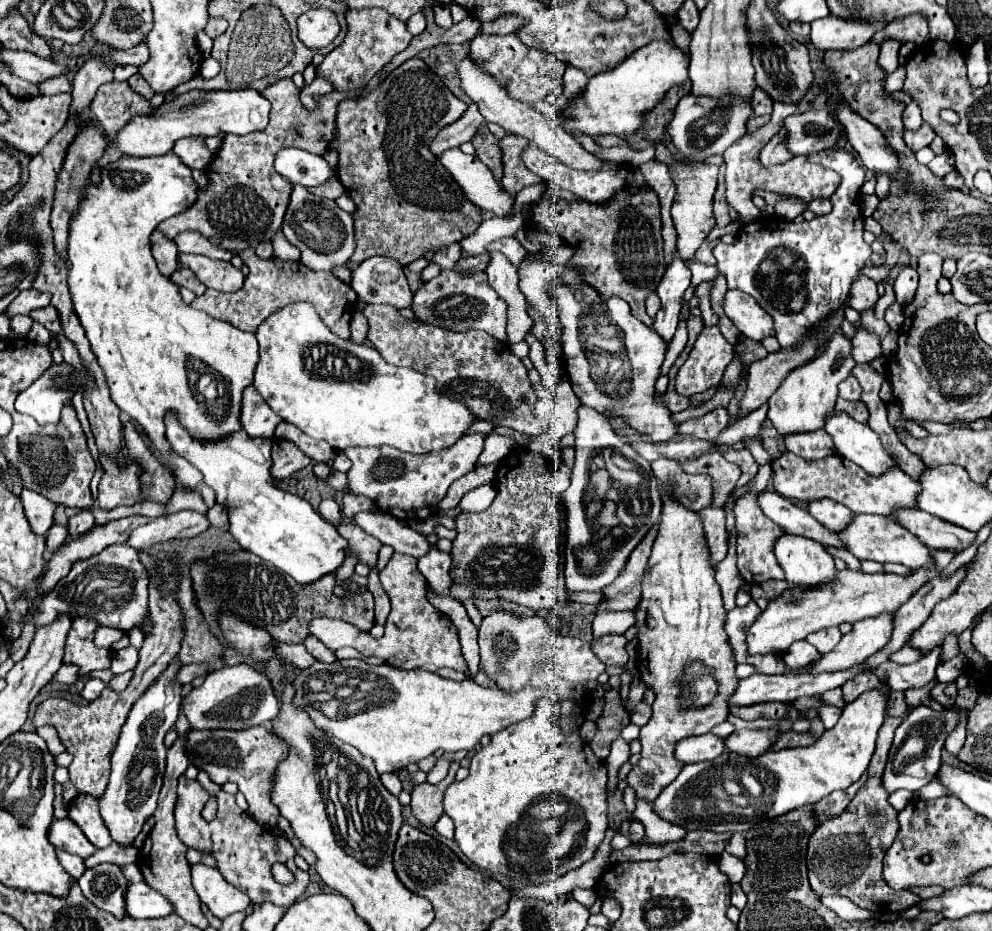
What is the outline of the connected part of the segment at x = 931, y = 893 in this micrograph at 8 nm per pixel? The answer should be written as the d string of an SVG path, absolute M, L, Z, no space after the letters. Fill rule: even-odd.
M940 886L911 887L909 890L921 899L935 897L935 895L941 895L941 893L943 893L943 887Z

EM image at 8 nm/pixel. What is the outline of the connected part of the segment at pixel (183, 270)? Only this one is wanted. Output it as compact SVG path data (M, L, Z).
M177 267L175 273L171 275L171 279L173 279L177 285L181 285L181 287L191 289L195 295L203 295L203 291L207 289L207 287L195 277L195 273L193 273L191 269L187 269L187 267Z

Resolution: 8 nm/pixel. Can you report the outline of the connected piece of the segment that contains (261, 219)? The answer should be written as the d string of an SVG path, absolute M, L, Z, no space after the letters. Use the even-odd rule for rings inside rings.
M291 77L279 79L275 85L267 87L263 95L271 101L269 125L263 131L247 135L227 135L221 141L221 147L215 151L211 165L205 169L207 187L199 187L195 205L179 215L173 215L171 219L165 219L157 229L169 237L177 237L185 231L199 231L205 239L235 255L243 249L257 249L257 245L263 241L271 241L273 235L281 231L293 189L293 185L273 169L275 153L283 147L301 147L307 151L327 153L335 131L337 103L357 97L359 93L361 89L349 93L333 91L331 95L317 99L319 109L307 111L299 101L299 89Z

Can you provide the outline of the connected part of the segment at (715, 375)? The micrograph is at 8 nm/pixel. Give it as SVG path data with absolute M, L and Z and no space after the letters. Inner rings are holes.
M719 327L703 329L677 373L677 391L681 395L693 395L717 387L731 357L733 345L721 335Z

